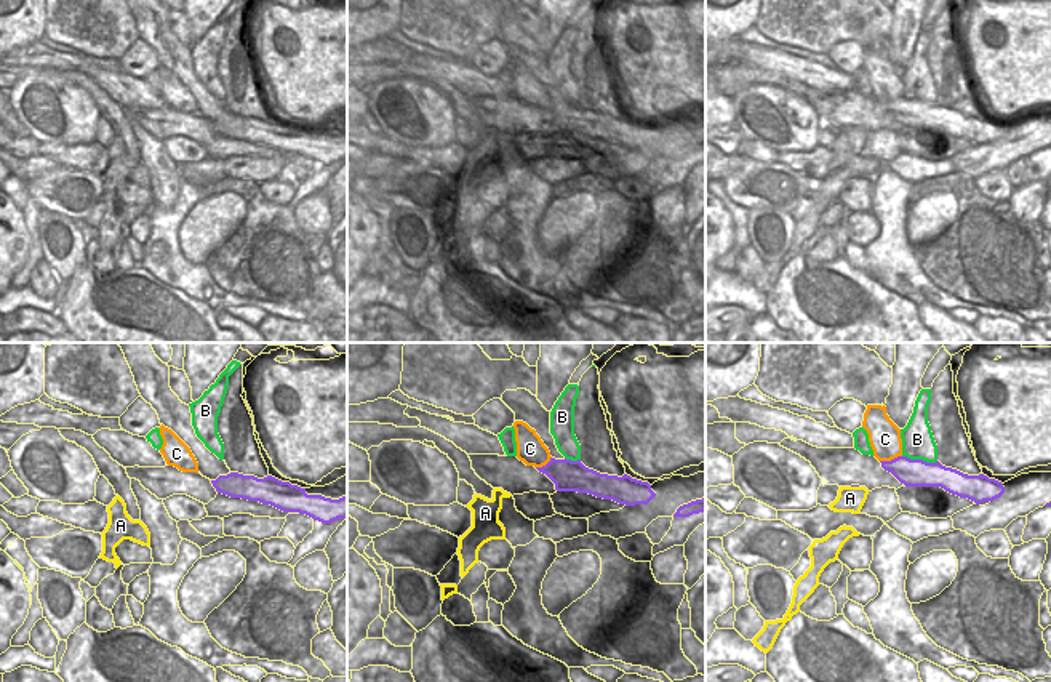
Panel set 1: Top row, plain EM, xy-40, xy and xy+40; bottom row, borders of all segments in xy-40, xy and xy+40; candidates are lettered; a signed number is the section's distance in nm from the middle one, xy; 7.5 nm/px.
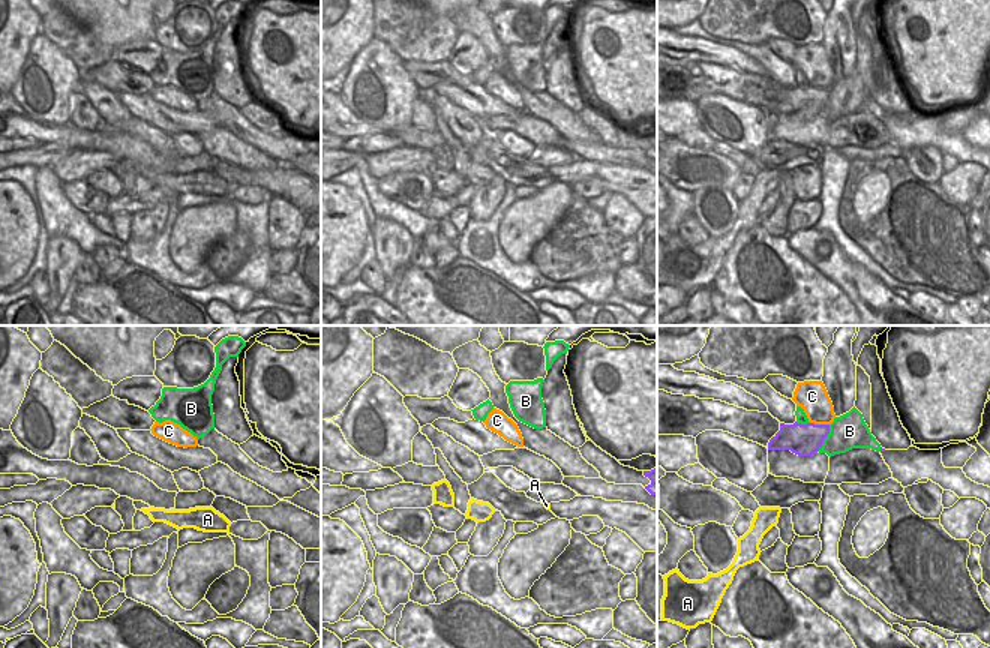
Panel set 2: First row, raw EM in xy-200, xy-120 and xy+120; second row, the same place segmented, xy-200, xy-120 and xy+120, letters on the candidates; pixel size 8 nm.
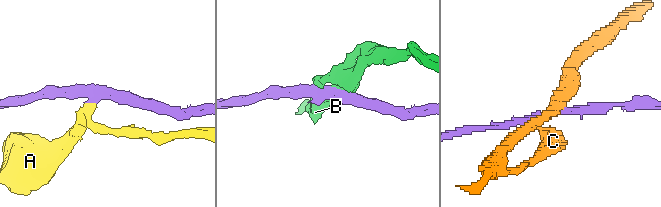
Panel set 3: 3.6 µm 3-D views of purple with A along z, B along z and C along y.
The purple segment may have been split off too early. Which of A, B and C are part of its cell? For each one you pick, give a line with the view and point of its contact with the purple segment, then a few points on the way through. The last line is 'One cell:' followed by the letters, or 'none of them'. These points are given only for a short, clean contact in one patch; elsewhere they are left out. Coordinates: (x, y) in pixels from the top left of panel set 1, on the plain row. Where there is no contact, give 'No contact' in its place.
One cell: none of them.

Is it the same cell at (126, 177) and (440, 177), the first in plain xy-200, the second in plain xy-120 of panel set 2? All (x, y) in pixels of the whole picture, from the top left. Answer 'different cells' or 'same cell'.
different cells

